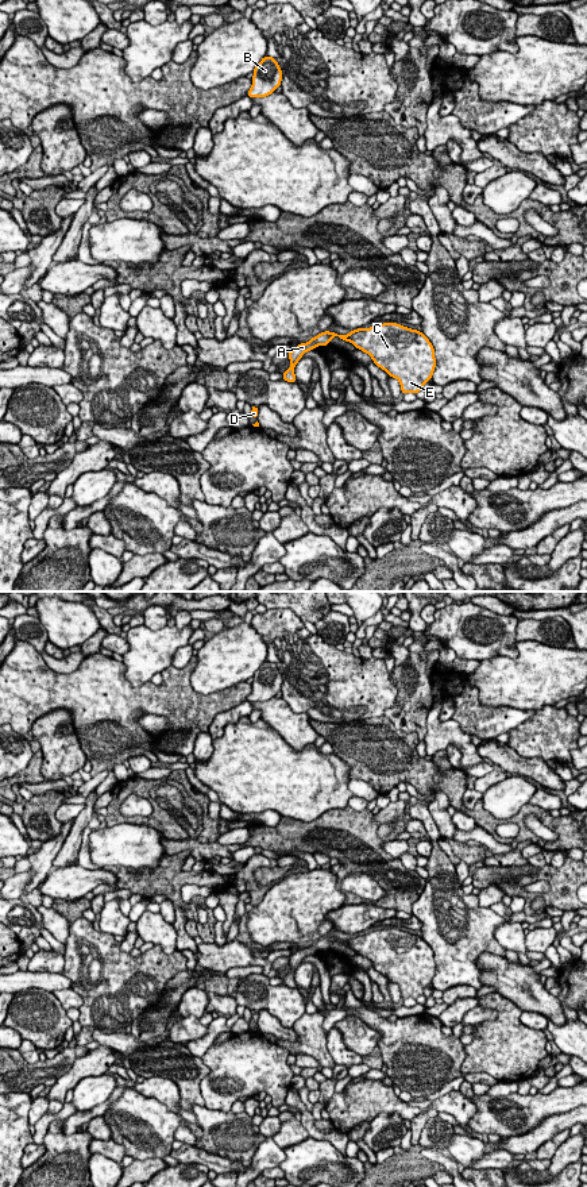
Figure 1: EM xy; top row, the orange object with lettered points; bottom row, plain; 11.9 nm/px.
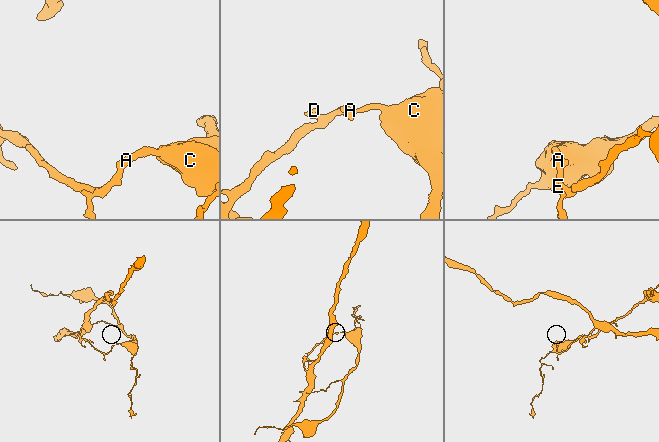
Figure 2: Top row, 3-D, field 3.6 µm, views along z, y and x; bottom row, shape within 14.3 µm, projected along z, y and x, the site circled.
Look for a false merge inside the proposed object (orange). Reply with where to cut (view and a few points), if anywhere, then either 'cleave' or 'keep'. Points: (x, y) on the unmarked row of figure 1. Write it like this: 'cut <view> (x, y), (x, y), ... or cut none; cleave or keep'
cut xy (346, 940), (350, 945); cleave

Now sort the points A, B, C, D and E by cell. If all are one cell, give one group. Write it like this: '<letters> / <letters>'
A B D / C E

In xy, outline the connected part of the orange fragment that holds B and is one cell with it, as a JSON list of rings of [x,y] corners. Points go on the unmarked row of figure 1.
[[[263,662],[262,666],[254,674],[254,682],[251,683],[252,691],[247,697],[248,702],[266,702],[275,697],[281,691],[282,675],[273,662]]]

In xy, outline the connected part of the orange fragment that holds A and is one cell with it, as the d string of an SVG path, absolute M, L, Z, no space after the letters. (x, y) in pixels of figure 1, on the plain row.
M321 937L317 941L312 943L306 948L300 948L297 952L291 953L289 956L289 964L291 967L290 972L285 975L282 984L287 987L297 987L296 979L294 979L294 972L298 968L298 966L302 963L302 960L306 956L314 955L317 951L327 951L331 948L331 944L339 941L341 945L350 947L347 940L340 940L336 937Z

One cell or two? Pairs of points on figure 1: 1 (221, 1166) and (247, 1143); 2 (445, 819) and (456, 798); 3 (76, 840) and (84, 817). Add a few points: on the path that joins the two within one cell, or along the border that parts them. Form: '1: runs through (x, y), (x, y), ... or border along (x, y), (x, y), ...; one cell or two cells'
1: border along (200, 1148), (238, 1159), (247, 1166); two cells
2: border along (436, 789), (447, 797), (450, 804); two cells
3: runs through (76, 835), (80, 823); one cell

